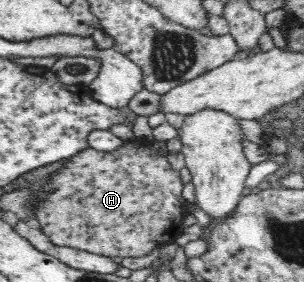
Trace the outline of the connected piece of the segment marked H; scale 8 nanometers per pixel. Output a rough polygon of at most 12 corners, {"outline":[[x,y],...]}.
{"outline":[[148,141],[88,147],[42,186],[56,246],[174,242],[187,202]]}

